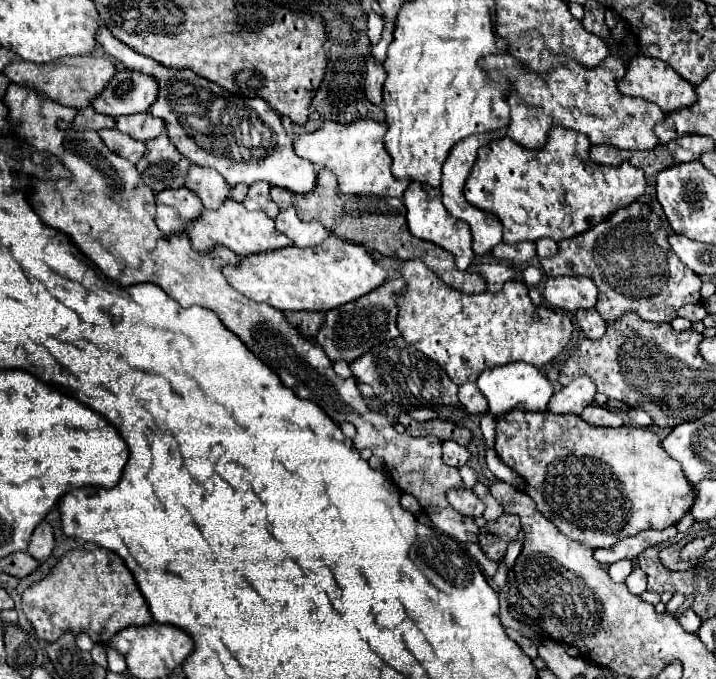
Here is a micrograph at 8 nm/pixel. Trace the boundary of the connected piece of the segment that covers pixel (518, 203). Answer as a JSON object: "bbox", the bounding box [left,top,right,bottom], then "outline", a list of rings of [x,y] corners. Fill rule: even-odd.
{"bbox":[465,128,645,244],"outline":[[[553,128],[549,140],[539,150],[527,150],[515,144],[509,136],[501,140],[493,140],[491,144],[479,148],[477,160],[473,164],[469,176],[469,188],[465,184],[465,198],[479,210],[495,214],[503,224],[503,240],[507,244],[523,242],[523,240],[539,240],[551,238],[555,242],[573,238],[591,230],[603,218],[611,216],[619,208],[627,208],[629,204],[637,202],[645,192],[645,176],[641,168],[623,162],[619,168],[613,166],[599,166],[589,158],[591,142],[587,136],[579,132],[569,132],[565,128]]]}

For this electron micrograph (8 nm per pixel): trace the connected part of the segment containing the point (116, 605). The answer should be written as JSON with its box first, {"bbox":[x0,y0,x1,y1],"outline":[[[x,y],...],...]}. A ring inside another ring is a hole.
{"bbox":[21,548,153,644],"outline":[[[107,548],[67,552],[61,558],[61,562],[49,572],[49,576],[45,576],[41,582],[35,582],[33,586],[29,586],[23,592],[21,608],[27,616],[27,620],[33,624],[37,636],[47,640],[47,642],[55,642],[65,630],[71,630],[75,636],[79,636],[81,632],[87,632],[97,644],[107,644],[111,640],[111,636],[115,636],[123,628],[143,626],[143,624],[149,624],[153,620],[149,606],[147,606],[133,574],[125,566],[123,558]]]}

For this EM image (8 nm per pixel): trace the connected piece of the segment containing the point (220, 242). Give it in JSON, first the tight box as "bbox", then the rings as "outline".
{"bbox":[187,198,293,256],"outline":[[[231,198],[219,210],[205,210],[201,218],[195,220],[195,224],[191,222],[187,228],[187,236],[191,238],[191,244],[195,252],[199,254],[209,254],[215,246],[225,246],[233,250],[237,256],[251,256],[251,254],[261,254],[261,252],[271,252],[271,250],[279,250],[285,246],[293,246],[293,242],[287,236],[275,230],[273,220],[265,212],[247,210],[243,204]]]}

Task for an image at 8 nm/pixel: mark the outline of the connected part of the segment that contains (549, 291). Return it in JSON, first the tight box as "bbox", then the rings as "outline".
{"bbox":[543,276,599,312],"outline":[[[555,276],[555,278],[547,278],[543,296],[545,296],[545,300],[547,300],[553,308],[577,312],[579,308],[585,308],[585,310],[595,308],[599,290],[597,290],[597,286],[595,286],[587,276]]]}

